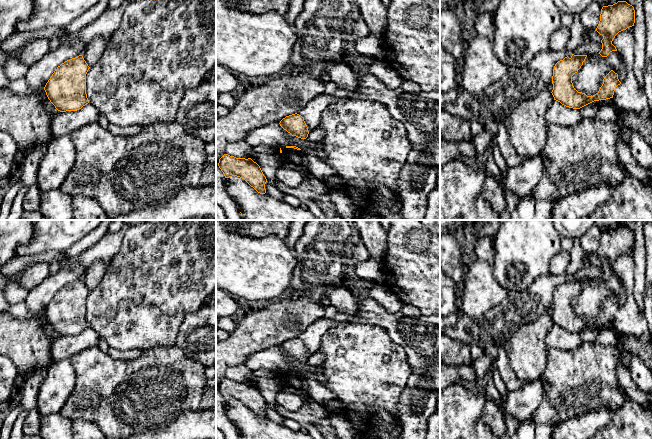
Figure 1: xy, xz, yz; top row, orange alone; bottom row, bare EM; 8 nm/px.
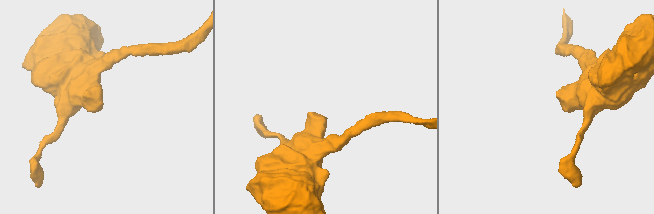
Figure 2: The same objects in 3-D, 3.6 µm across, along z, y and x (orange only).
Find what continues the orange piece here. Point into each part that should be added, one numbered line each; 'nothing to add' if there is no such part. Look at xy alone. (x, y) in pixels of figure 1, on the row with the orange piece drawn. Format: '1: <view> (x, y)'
nothing to add

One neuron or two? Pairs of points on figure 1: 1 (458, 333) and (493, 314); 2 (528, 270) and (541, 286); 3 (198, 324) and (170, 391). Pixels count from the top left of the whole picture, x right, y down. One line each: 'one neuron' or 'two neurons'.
1: one neuron
2: two neurons
3: two neurons

